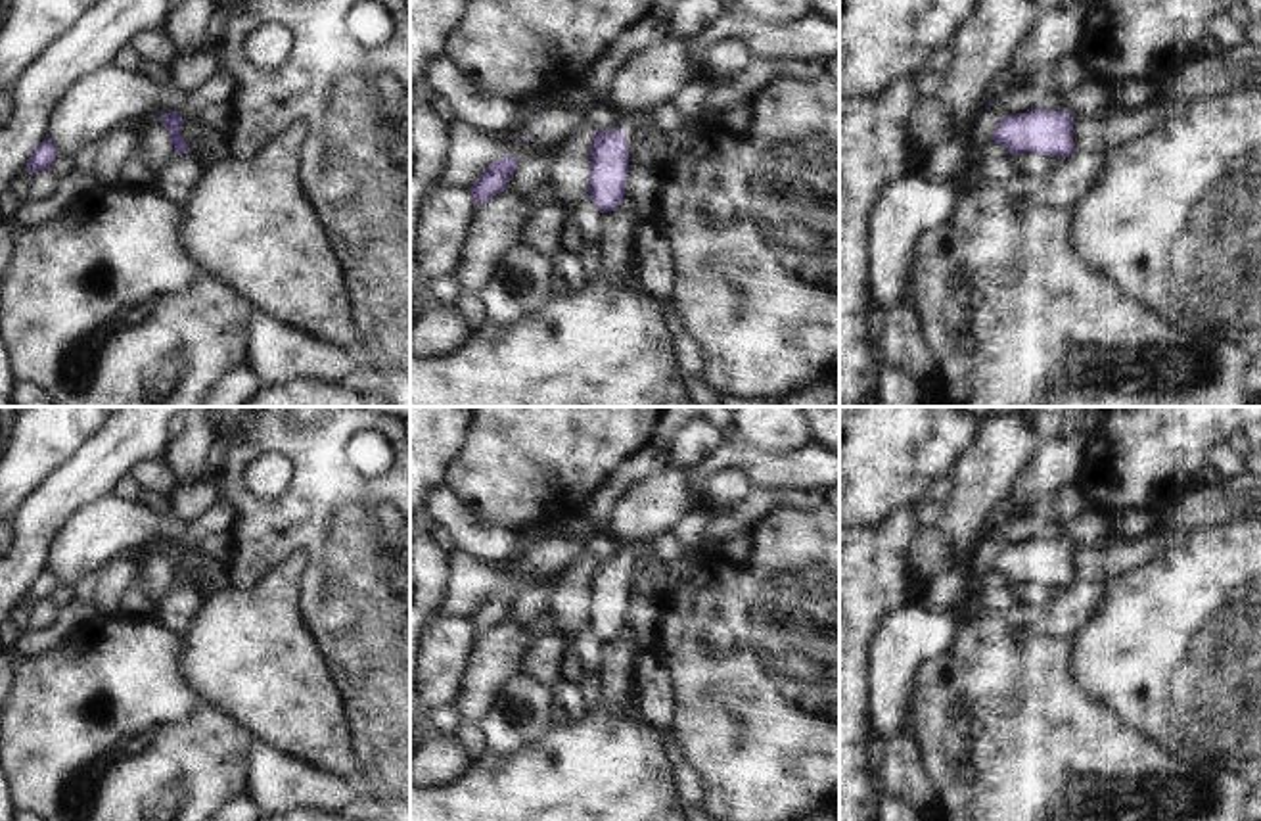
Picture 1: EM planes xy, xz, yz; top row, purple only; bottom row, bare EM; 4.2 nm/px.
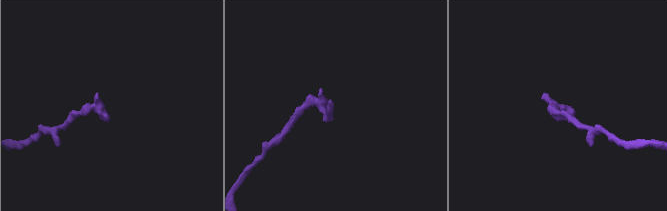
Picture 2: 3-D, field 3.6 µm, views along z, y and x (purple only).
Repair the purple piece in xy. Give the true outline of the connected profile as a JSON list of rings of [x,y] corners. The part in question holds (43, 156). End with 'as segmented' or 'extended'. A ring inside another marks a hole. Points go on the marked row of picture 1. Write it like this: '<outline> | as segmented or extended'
[[[44,138],[34,152],[31,153],[29,161],[27,161],[27,171],[38,173],[38,171],[48,171],[52,161],[59,155],[56,144],[50,138]]] | as segmented

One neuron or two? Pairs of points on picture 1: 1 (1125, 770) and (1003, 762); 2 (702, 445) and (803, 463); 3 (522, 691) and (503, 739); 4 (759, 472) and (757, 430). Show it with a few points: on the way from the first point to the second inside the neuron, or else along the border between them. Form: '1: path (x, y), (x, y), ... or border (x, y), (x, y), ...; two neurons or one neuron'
1: path (1095, 770), (1058, 770), (1051, 762), (1033, 762); one neuron
2: border (725, 444), (685, 470); two neurons
3: path (533, 706), (535, 718), (518, 727); one neuron
4: border (740, 442), (769, 453), (792, 453), (803, 447); two neurons

